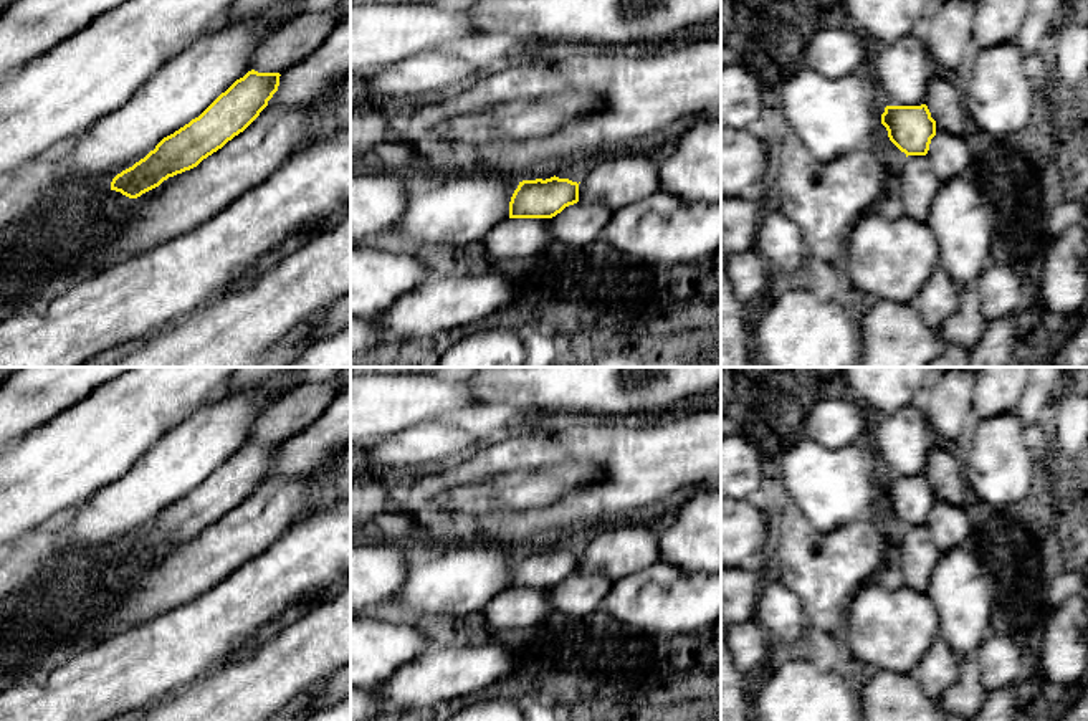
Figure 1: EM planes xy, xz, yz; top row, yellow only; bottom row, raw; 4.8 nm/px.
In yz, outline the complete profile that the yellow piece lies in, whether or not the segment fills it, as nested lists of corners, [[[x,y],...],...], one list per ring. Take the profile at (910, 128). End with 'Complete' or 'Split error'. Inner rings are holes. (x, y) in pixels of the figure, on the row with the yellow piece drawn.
[[[926,104],[886,106],[881,124],[890,141],[906,154],[901,174],[895,180],[895,200],[904,215],[928,222],[931,202],[939,180],[926,157],[931,139],[936,136],[936,121]]]. Split error

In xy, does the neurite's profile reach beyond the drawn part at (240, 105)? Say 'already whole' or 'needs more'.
needs more

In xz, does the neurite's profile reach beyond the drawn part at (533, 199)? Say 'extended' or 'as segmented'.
extended

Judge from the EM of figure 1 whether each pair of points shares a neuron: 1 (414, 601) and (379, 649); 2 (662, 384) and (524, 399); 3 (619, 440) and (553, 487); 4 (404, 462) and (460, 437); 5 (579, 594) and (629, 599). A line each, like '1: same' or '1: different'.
1: different
2: same
3: different
4: same
5: different

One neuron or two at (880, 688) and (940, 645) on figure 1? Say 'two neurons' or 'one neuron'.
one neuron

